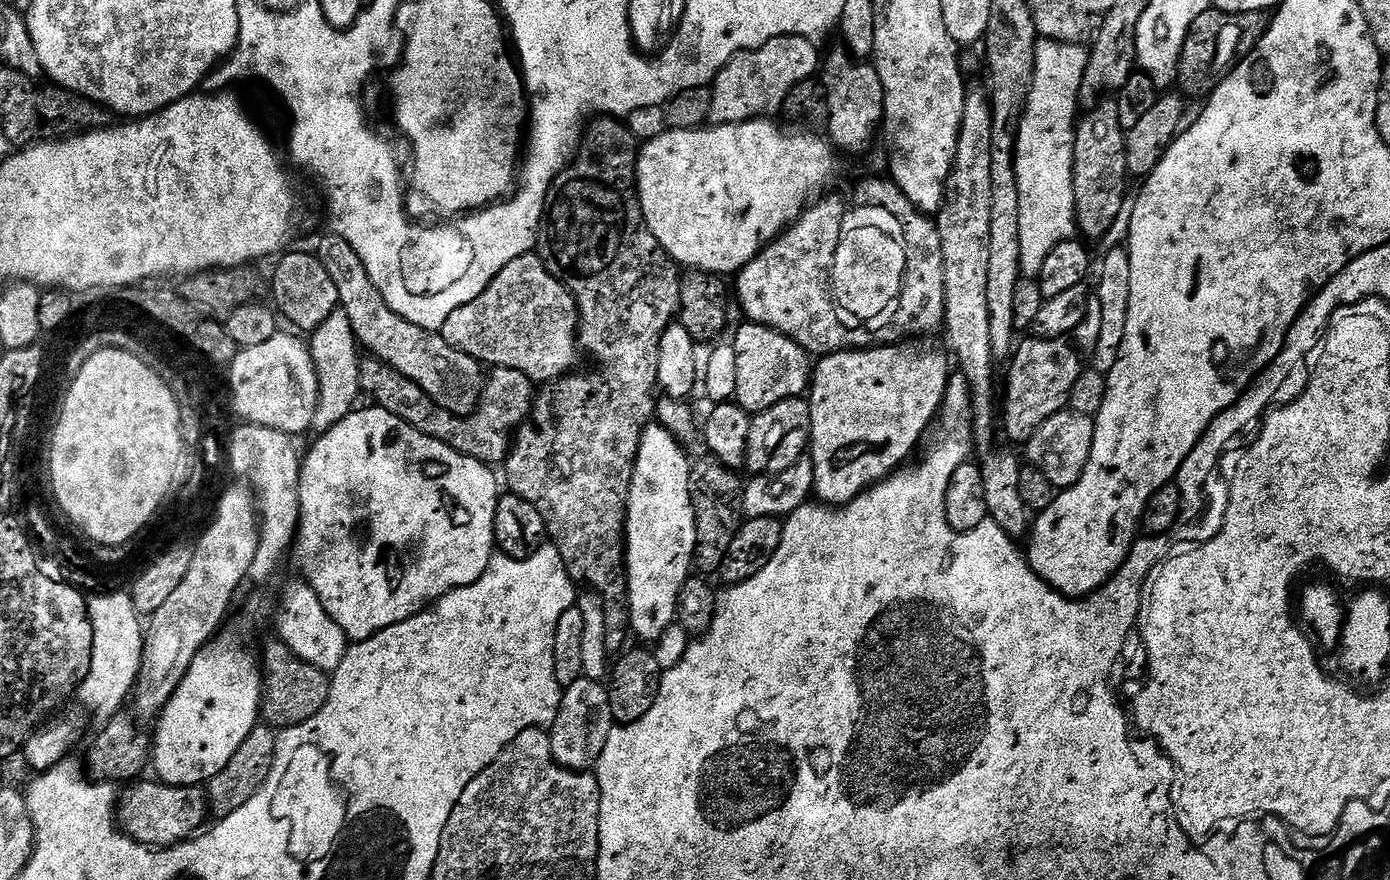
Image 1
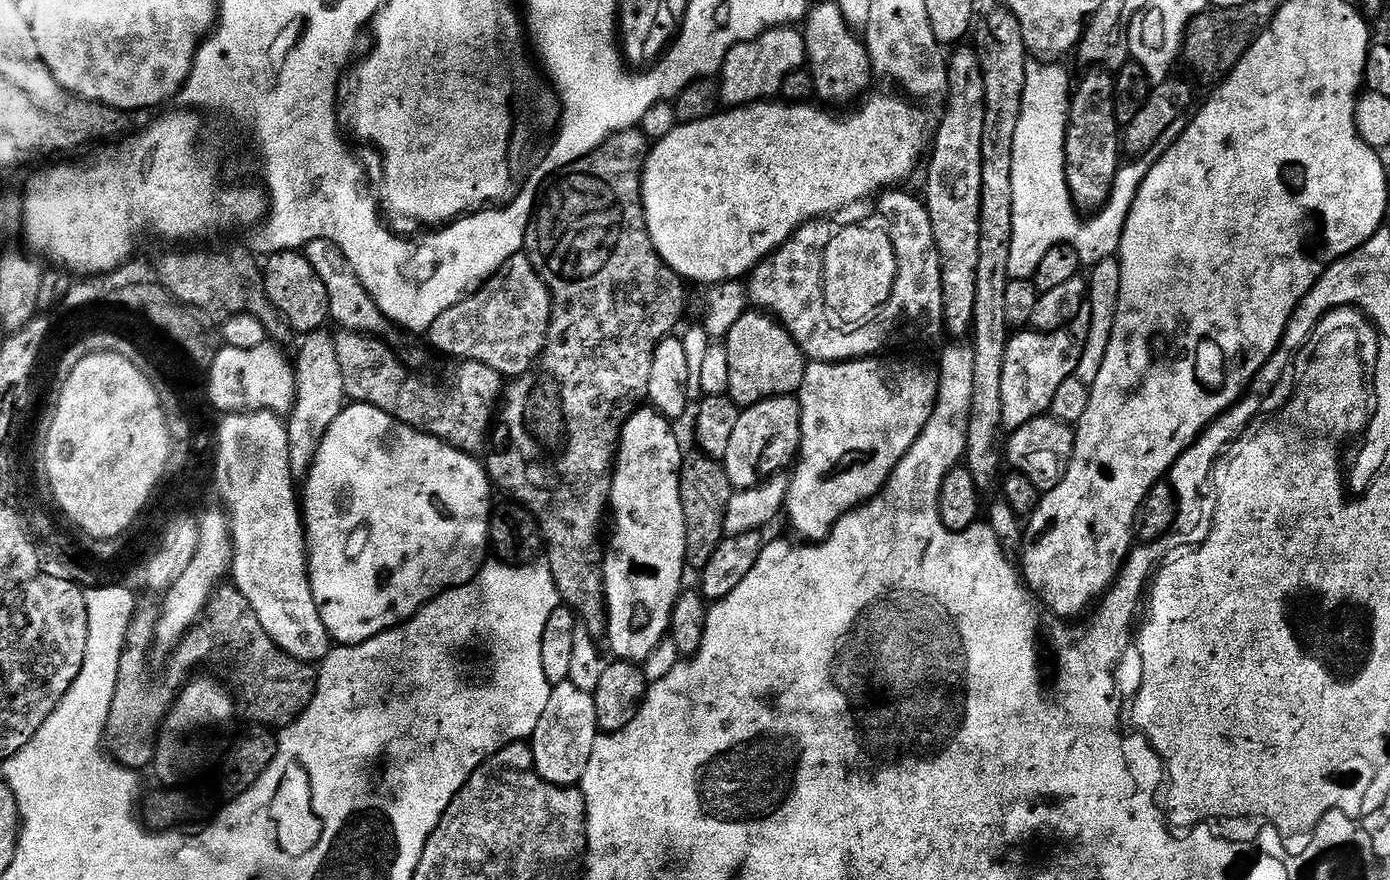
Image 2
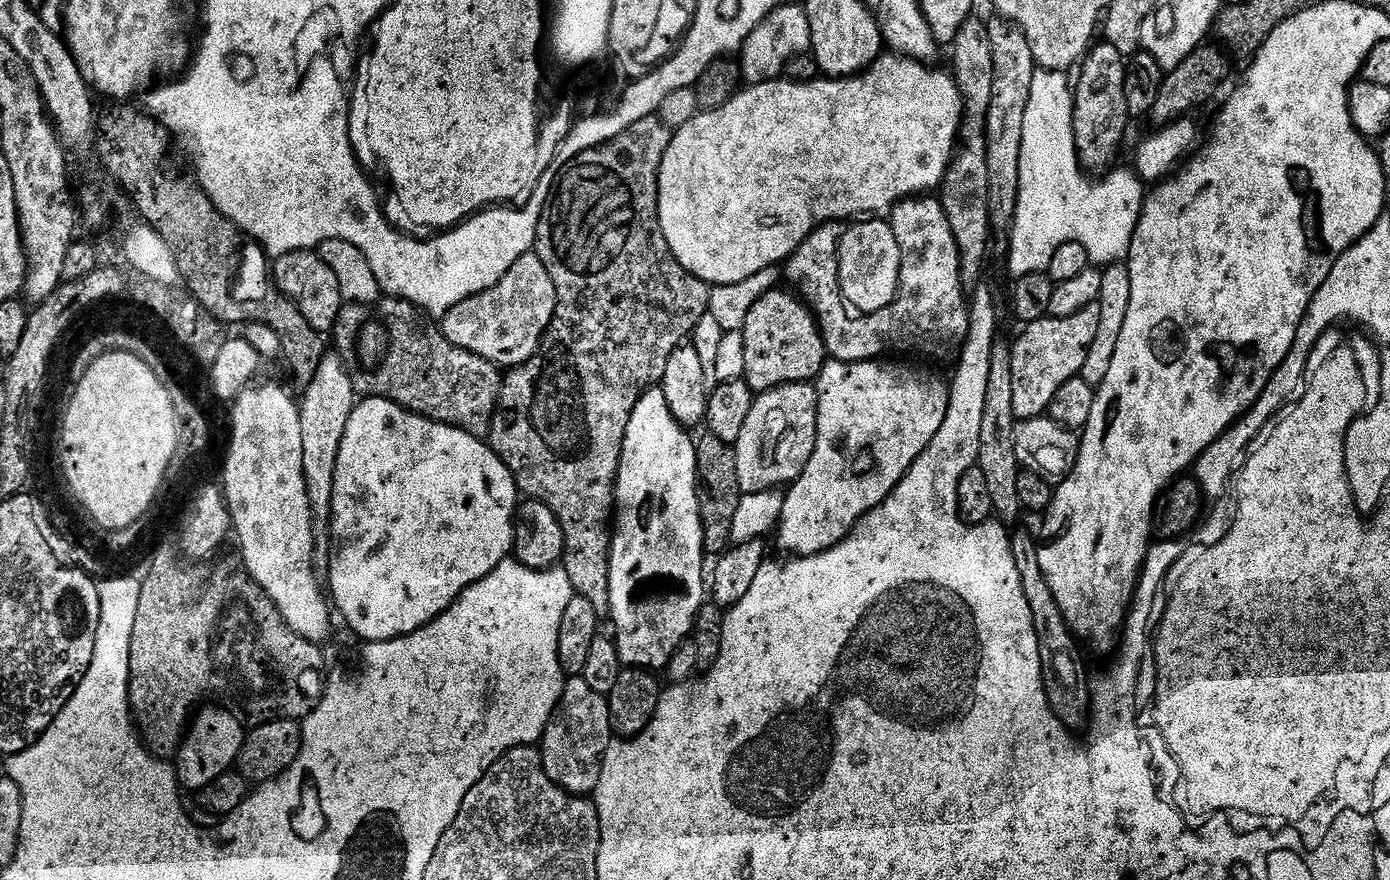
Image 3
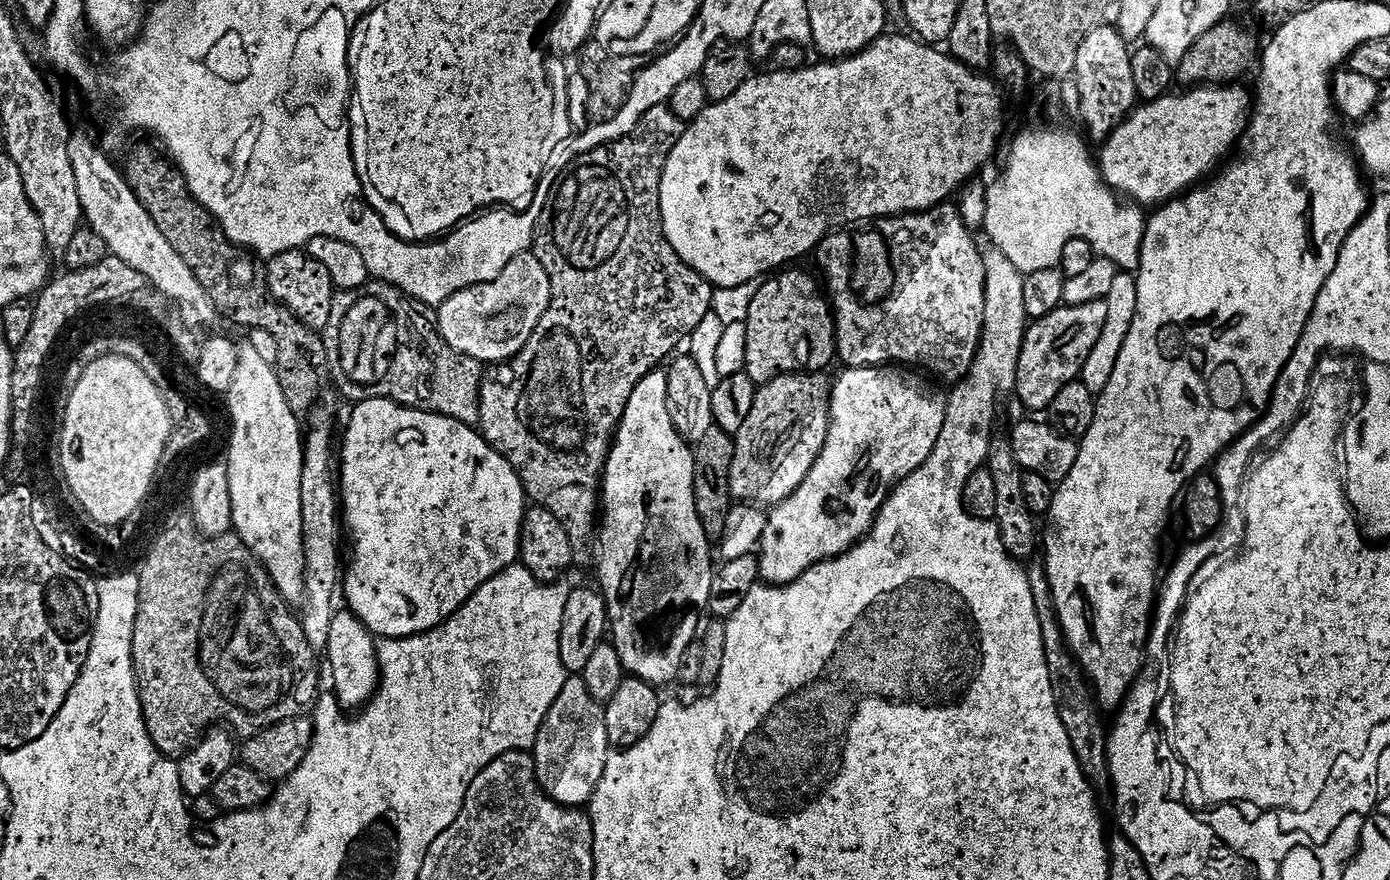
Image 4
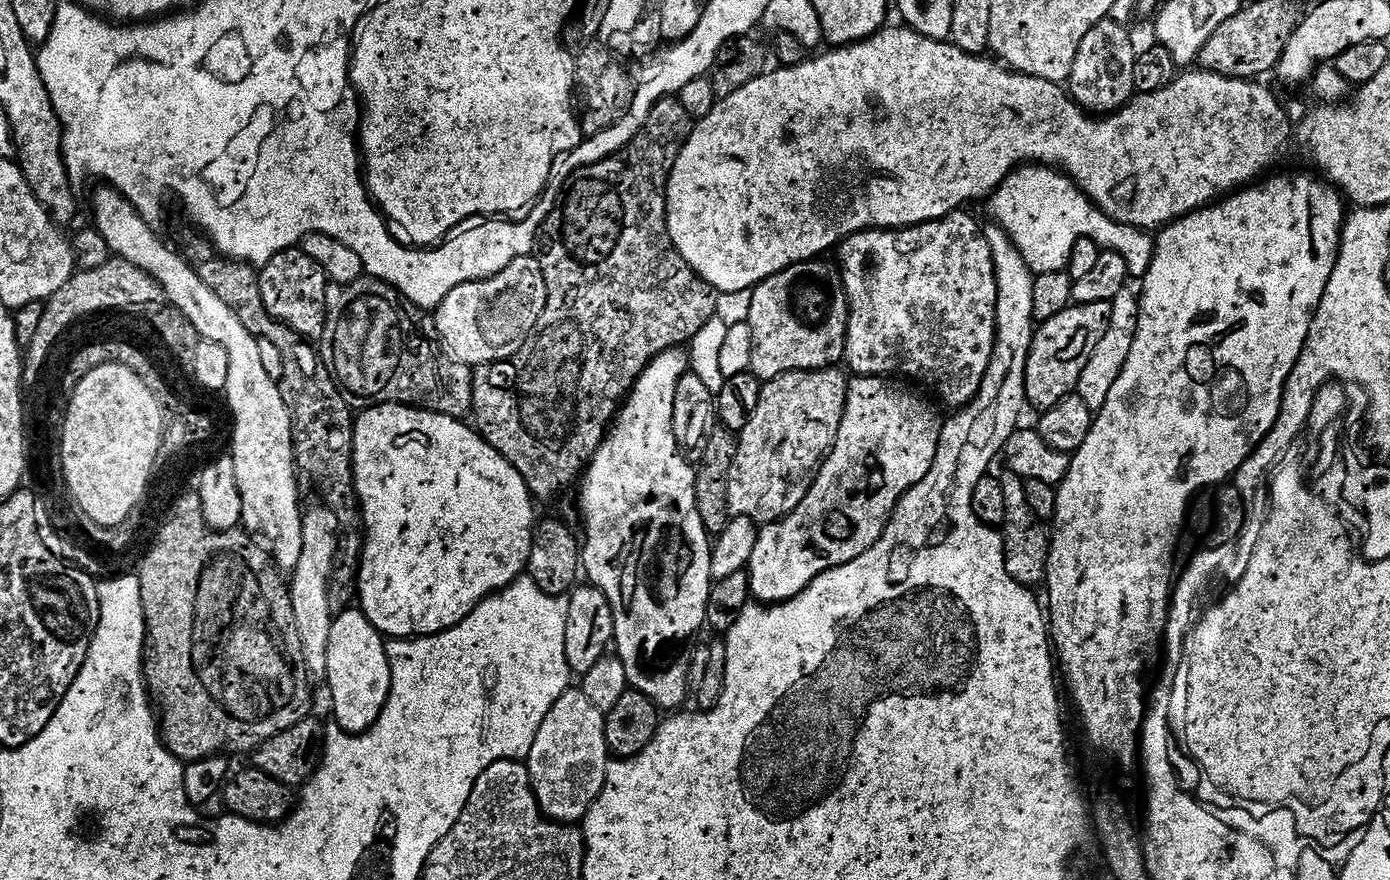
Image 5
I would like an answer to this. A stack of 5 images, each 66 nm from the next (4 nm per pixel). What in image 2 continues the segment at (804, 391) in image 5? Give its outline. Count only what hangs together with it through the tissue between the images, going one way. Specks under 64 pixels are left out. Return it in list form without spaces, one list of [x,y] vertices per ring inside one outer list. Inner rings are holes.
[[[795,395],[776,396],[772,400],[764,400],[761,404],[751,405],[741,411],[738,426],[730,437],[730,446],[722,459],[733,489],[753,488],[761,480],[777,475],[773,468],[768,468],[768,450],[772,452],[774,442],[786,438],[785,432],[793,433],[794,430],[803,430],[803,419],[800,417],[800,401]]]

